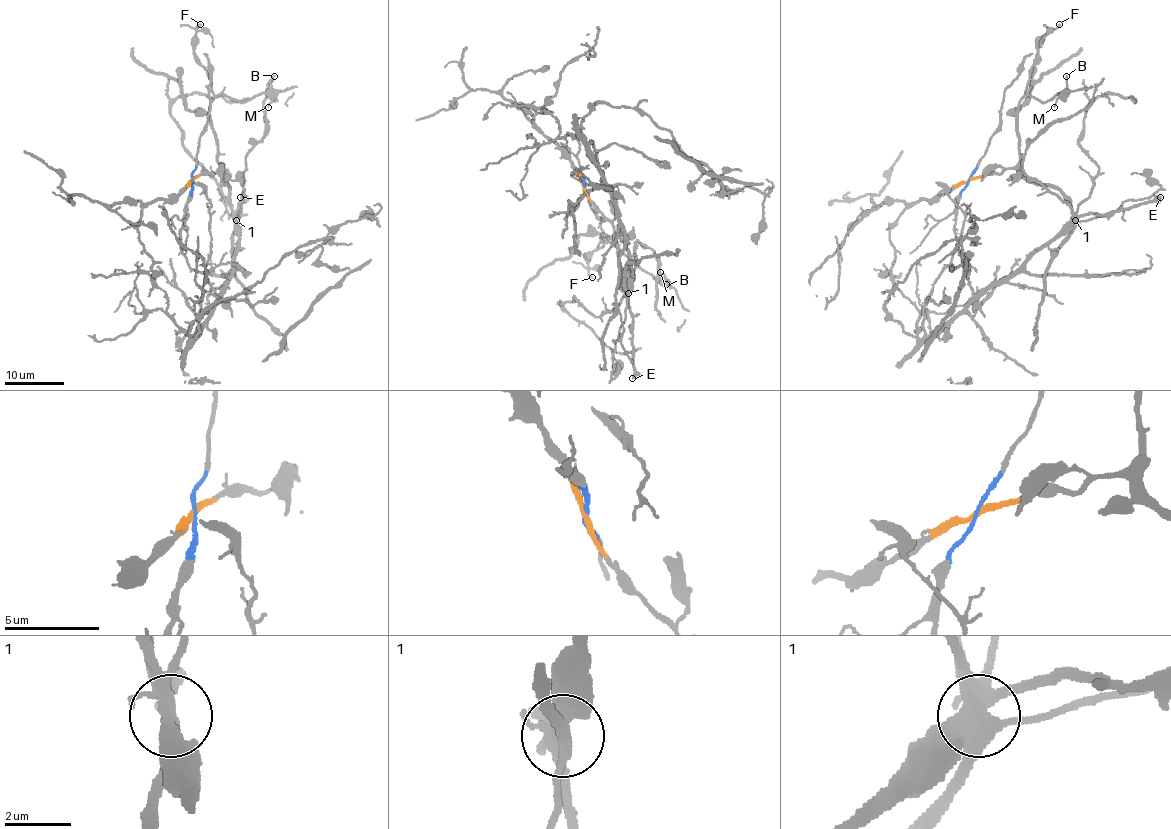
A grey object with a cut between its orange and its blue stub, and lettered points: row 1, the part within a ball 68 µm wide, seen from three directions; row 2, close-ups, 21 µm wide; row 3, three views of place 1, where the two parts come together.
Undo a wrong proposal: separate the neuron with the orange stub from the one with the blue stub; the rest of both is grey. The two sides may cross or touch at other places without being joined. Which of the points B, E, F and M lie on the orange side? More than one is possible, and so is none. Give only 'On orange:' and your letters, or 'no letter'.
On orange: B, F, M

